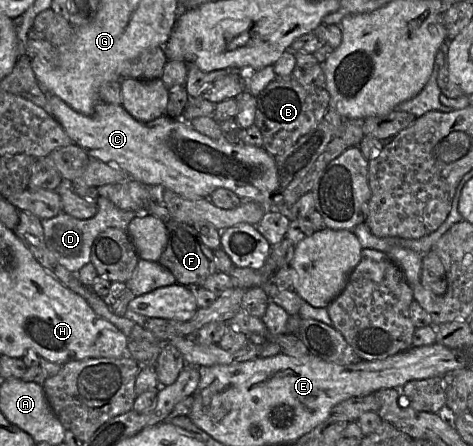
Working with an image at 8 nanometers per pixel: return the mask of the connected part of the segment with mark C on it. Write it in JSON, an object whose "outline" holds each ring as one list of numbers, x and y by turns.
{"outline":[[48,93,51,115,60,123,72,141,85,149,91,159,98,159,108,165,114,165,123,170,130,179,146,186,162,186,180,196,196,200,210,199,210,195,218,188,233,191,241,200,251,200,260,204,264,212,276,210,272,196,279,187,279,178,274,156,263,147,232,144,224,139,214,140,192,128,179,118,171,118,166,114,150,122,140,122,130,115,122,105,99,101,92,115,84,115,58,96]]}

